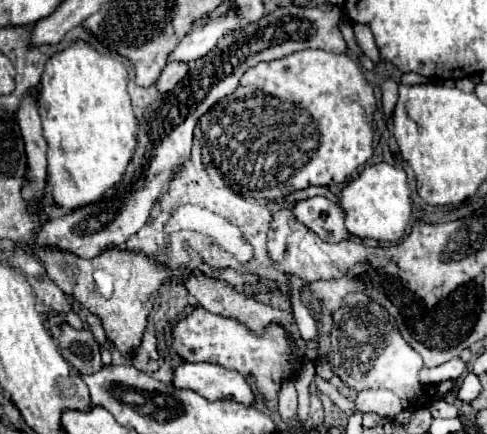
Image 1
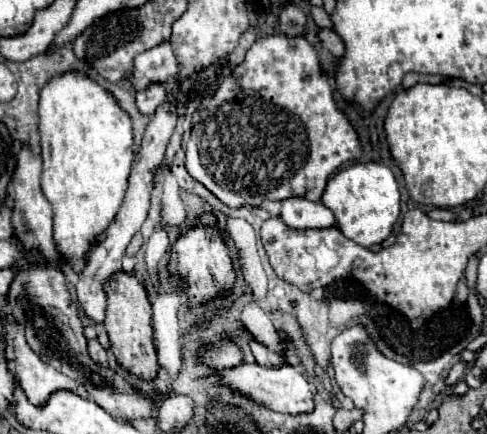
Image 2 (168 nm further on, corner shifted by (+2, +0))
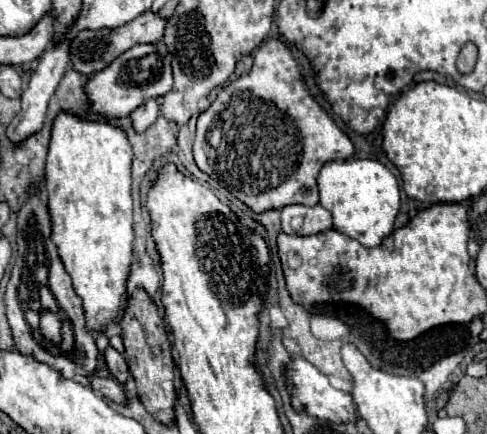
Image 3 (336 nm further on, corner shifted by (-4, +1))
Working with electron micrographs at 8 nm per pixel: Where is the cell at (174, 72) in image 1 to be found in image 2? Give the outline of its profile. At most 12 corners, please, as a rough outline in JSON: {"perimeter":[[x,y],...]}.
{"perimeter":[[154,82],[136,94],[136,106],[150,116],[166,100],[168,84]]}

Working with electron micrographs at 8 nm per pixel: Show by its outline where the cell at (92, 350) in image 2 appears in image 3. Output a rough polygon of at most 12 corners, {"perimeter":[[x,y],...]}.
{"perimeter":[[108,347],[106,363],[118,383],[126,383],[128,365],[114,347]]}

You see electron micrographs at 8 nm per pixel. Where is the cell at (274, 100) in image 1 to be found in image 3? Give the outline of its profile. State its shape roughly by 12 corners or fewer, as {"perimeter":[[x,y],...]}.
{"perimeter":[[278,39],[198,117],[196,165],[254,213],[318,205],[354,145]]}

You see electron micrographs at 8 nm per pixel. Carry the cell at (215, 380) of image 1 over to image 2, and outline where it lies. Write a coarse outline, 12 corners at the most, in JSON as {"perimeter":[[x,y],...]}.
{"perimeter":[[240,364],[218,382],[286,414],[314,408],[310,382],[294,366]]}

